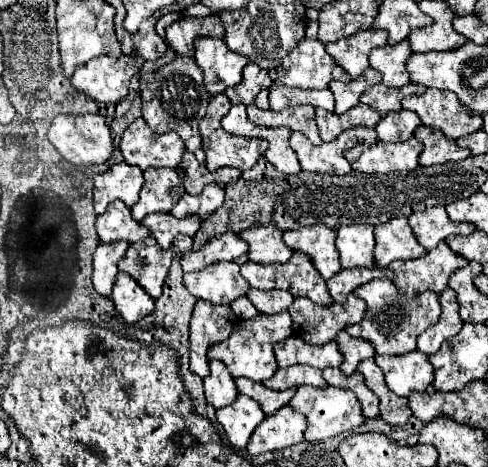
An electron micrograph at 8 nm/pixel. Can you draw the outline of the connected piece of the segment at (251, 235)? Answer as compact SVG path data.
M271 225L249 227L239 237L249 245L249 261L267 265L267 263L287 263L293 251L283 243L283 231Z

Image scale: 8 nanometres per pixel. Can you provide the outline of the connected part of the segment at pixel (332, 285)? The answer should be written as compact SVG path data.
M355 267L355 269L341 269L337 275L333 275L329 281L327 281L327 287L329 287L329 293L331 297L337 301L337 303L345 303L347 301L347 295L371 281L371 279L391 279L393 281L393 273L391 269L379 269L379 267L373 267L373 269L367 269L367 267Z

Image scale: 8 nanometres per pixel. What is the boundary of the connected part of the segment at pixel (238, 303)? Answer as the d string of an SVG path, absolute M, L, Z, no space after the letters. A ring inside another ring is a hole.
M247 297L235 299L235 301L231 303L231 309L233 309L233 313L235 313L239 319L251 319L251 317L255 317L255 315L259 313L259 311L253 307L253 303L247 301Z

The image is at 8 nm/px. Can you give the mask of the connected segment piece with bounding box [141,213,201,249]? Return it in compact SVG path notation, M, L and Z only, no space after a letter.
M151 213L151 215L147 215L147 217L141 221L141 225L147 227L147 229L155 235L159 247L167 249L167 247L171 247L173 239L175 239L179 233L193 237L195 231L197 231L199 225L201 225L201 217L199 217L199 215L191 215L191 217L177 219L177 217L173 217L171 213Z

